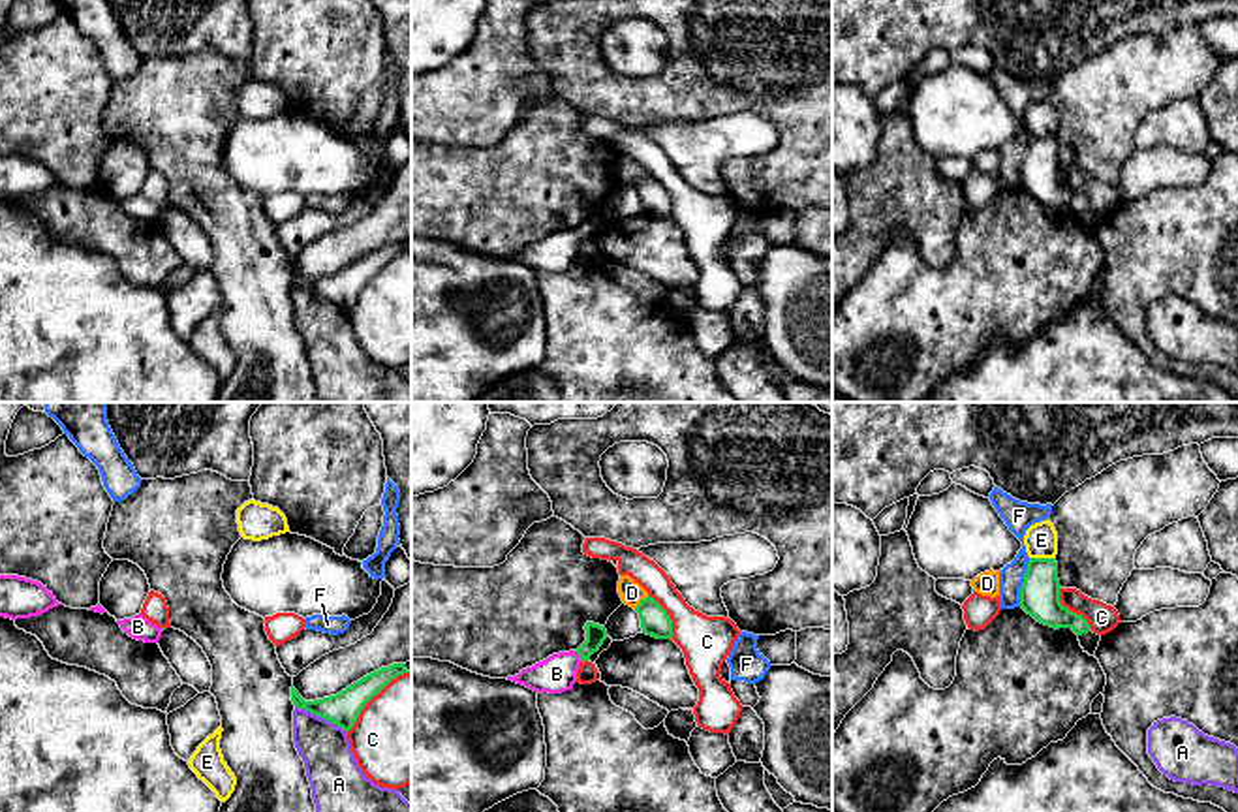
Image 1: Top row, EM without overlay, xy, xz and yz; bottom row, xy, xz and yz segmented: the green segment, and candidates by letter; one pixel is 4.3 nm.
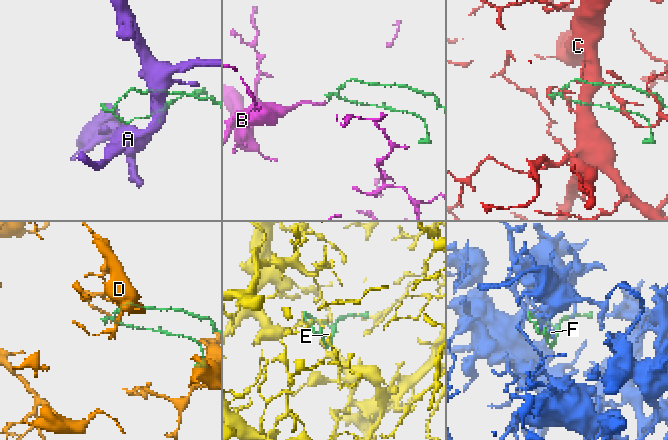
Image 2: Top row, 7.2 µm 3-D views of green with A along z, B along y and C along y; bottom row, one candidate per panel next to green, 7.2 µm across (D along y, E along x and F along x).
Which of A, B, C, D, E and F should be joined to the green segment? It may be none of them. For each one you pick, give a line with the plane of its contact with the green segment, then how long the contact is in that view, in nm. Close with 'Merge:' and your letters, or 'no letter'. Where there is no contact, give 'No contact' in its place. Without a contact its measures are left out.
B: Touches green in xz. Shared border 60 nm
Merge: B

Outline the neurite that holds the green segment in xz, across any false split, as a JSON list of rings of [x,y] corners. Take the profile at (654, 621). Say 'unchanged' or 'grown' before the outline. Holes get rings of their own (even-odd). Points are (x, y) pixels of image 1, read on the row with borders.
unchanged | [[[654,598],[641,600],[635,611],[639,613],[642,633],[656,639],[673,637],[673,620]]]

